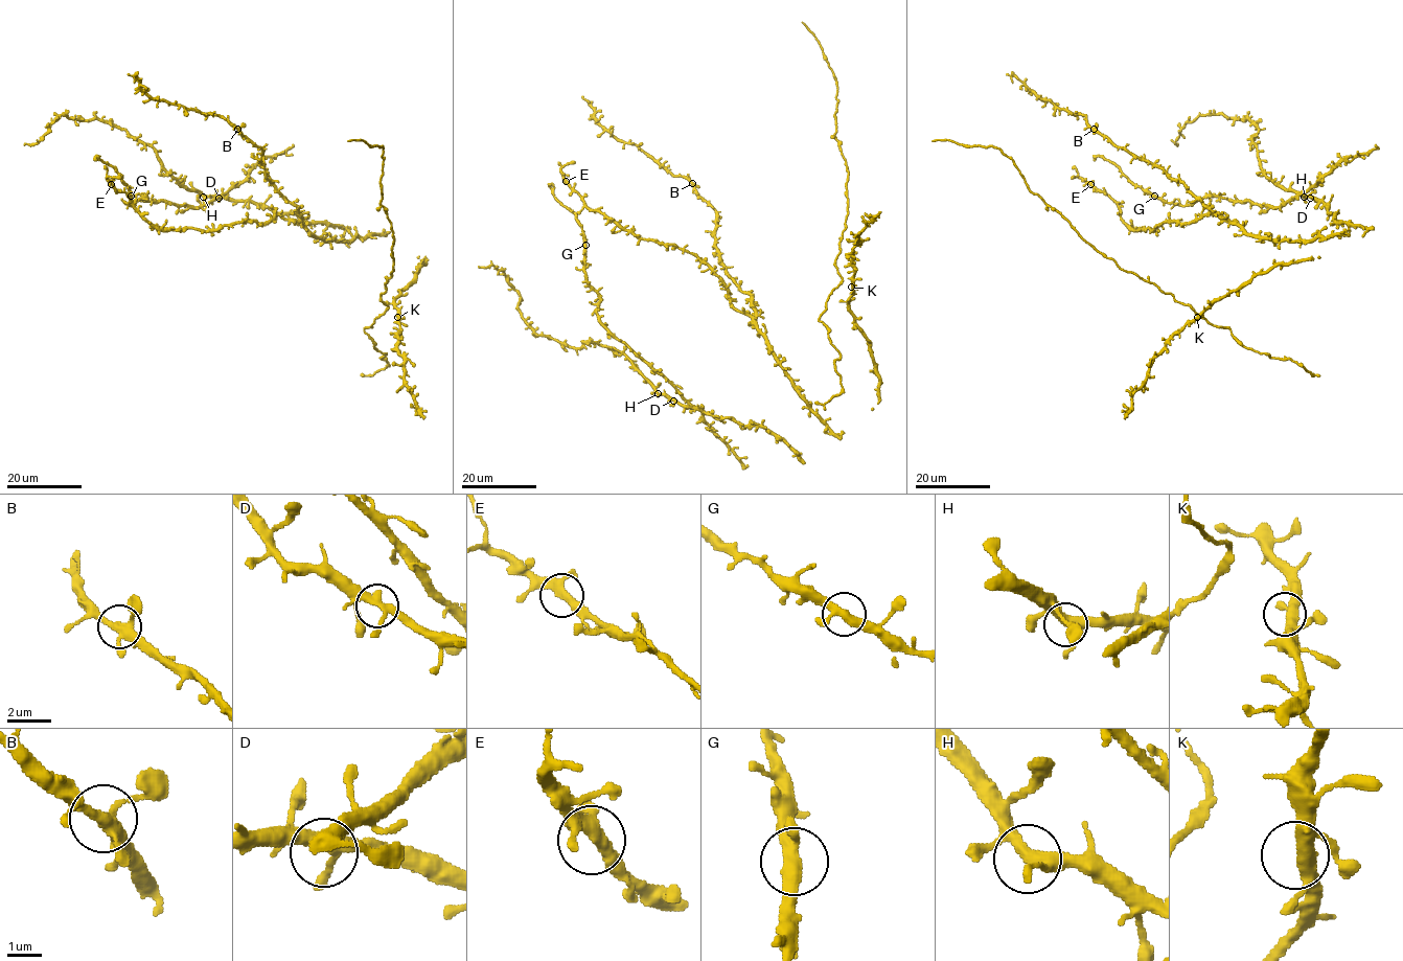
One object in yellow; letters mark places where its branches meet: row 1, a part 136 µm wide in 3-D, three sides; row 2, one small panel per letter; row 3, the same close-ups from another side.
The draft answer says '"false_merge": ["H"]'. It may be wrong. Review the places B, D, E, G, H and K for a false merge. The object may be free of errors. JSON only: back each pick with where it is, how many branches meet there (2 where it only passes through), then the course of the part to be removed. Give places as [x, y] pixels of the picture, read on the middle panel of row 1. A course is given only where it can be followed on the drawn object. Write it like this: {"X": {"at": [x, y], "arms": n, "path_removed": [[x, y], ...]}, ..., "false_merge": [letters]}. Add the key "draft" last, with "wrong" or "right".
{"false_merge": [], "draft": "wrong"}

